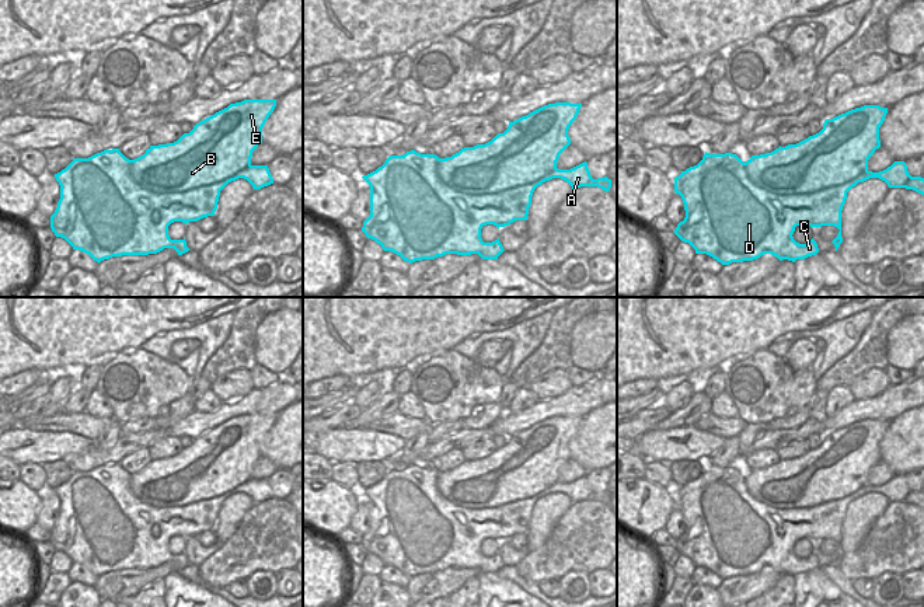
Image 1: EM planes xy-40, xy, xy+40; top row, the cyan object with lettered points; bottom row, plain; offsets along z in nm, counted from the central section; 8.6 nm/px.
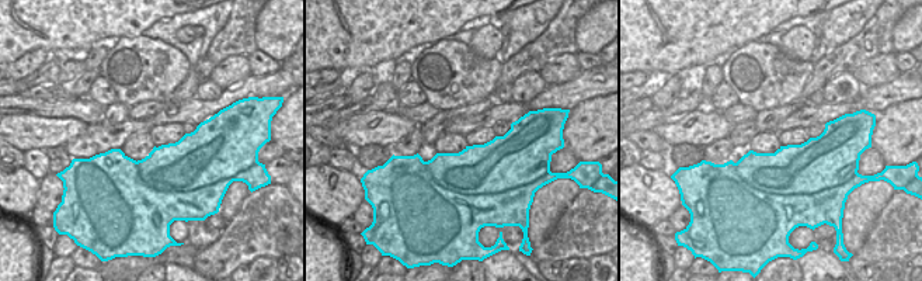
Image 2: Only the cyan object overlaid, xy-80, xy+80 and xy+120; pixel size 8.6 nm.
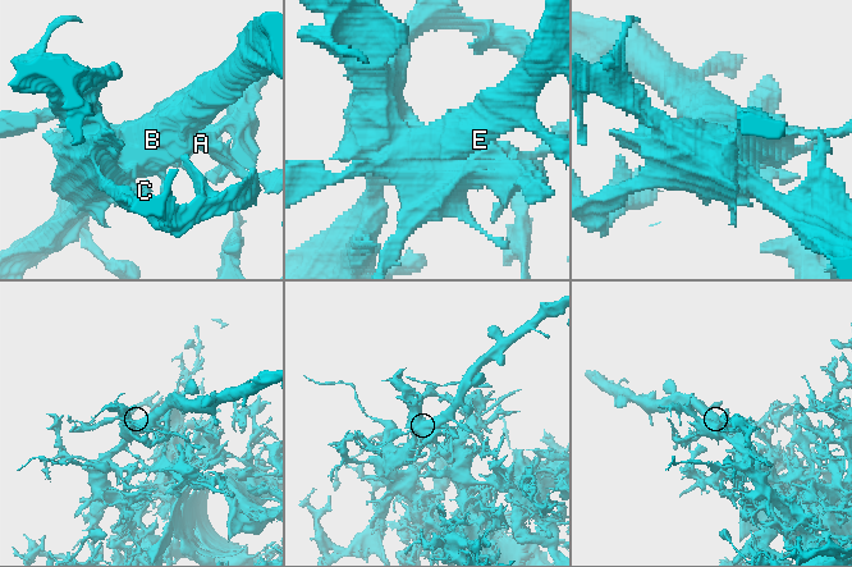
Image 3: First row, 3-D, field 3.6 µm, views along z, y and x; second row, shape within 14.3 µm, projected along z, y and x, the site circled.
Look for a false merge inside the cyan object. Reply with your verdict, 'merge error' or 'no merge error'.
merge error

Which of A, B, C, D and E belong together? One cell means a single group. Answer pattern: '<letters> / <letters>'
A C D / B E

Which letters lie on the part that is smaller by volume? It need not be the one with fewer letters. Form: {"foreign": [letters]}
{"foreign": ["B", "E"]}

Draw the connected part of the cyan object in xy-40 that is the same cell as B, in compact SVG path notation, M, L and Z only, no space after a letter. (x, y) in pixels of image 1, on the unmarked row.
M244 414L201 435L177 456L150 460L143 470L153 468L157 482L170 481L170 500L188 506L199 500L217 498L251 479L252 465L262 457L262 442L276 421L276 414Z

